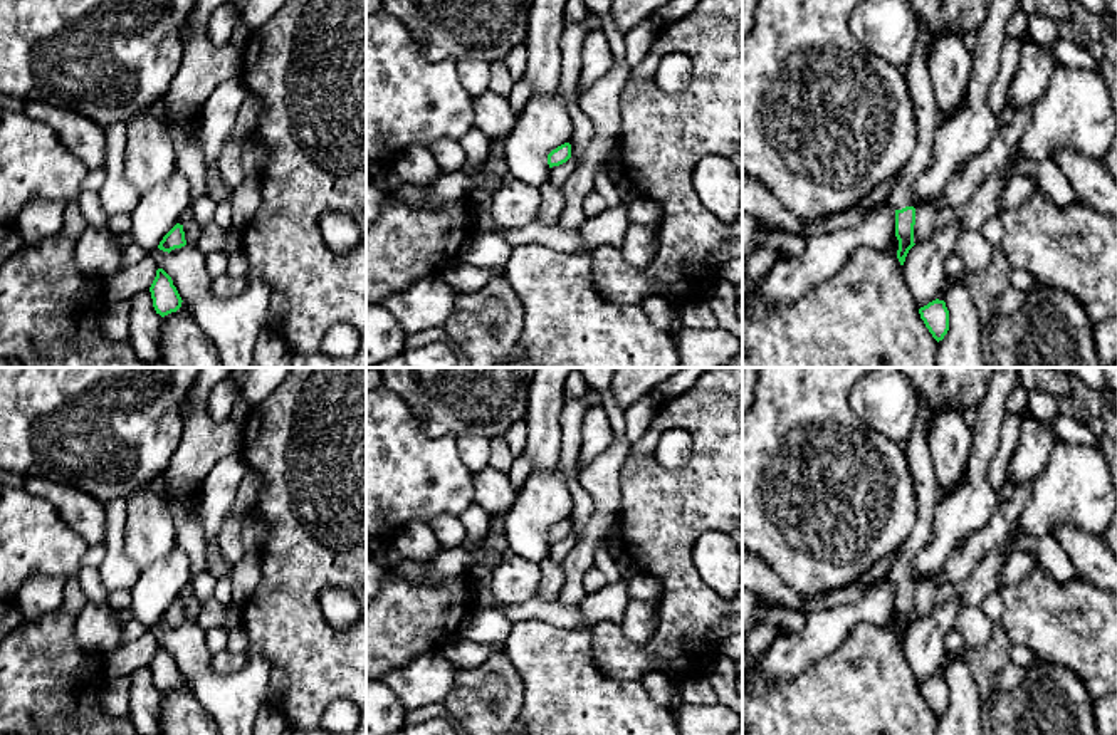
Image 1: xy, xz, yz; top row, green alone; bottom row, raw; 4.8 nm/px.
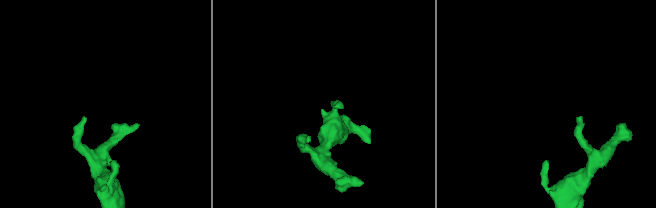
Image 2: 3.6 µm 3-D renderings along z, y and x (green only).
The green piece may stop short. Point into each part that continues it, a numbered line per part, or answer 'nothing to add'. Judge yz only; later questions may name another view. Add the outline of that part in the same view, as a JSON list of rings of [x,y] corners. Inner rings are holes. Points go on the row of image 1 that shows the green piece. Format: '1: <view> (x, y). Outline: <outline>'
1: yz (926, 111). Outline: [[[919,23],[915,49],[905,67],[907,89],[917,122],[917,144],[890,195],[889,203],[894,210],[912,206],[914,181],[929,164],[934,136],[941,122],[934,86],[929,81],[929,44],[931,34],[924,23]]]

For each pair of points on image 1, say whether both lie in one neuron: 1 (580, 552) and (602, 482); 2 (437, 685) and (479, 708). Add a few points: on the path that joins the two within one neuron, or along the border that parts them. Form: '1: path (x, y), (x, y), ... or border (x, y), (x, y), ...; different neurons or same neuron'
1: path (592, 536), (602, 521), (602, 499); same neuron
2: border (457, 670), (454, 687), (442, 702); different neurons

